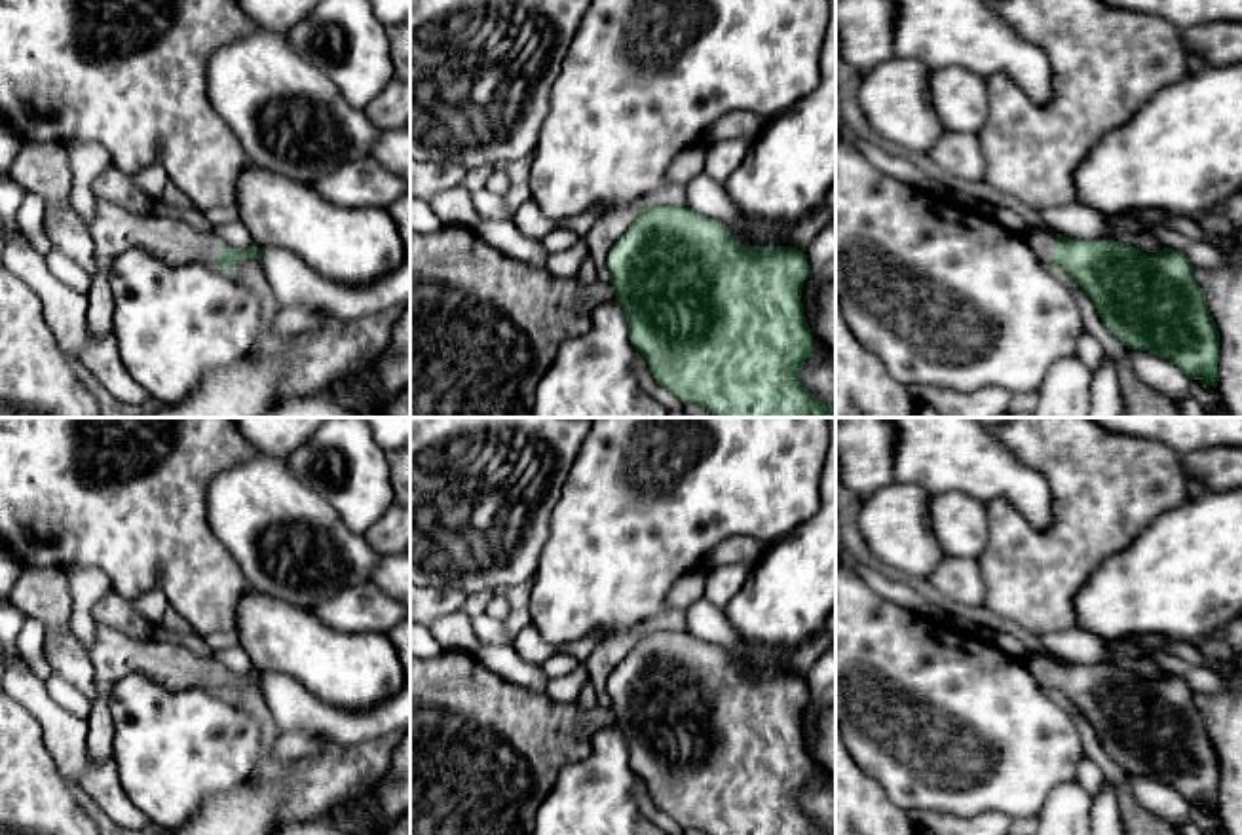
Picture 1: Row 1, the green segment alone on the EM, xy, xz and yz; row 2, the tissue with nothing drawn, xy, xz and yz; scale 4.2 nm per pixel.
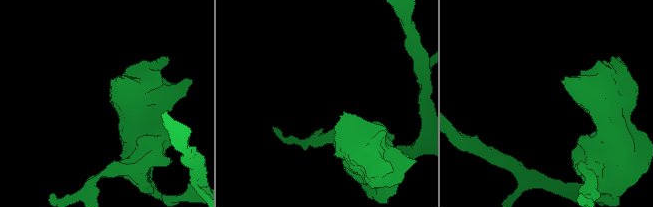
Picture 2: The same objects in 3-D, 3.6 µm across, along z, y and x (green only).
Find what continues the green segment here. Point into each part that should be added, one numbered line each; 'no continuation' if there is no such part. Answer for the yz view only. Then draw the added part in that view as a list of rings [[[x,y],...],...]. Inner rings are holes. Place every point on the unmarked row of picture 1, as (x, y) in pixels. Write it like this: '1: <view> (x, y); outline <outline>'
1: yz (1041, 667); outline [[[1037,653],[1027,660],[1027,668],[1035,681],[1048,693],[1052,693],[1052,676],[1056,668],[1056,657],[1054,655],[1044,655]]]

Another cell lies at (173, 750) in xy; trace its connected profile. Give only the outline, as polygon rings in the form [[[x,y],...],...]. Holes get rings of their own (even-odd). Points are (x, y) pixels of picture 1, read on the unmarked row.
[[[129,674],[114,685],[108,706],[120,786],[160,831],[180,827],[211,797],[258,776],[260,727],[222,693],[169,691]]]

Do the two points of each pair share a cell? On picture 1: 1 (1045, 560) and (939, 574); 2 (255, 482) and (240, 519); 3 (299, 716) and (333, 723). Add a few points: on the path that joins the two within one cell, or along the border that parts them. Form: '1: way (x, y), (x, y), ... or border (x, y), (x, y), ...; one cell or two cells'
1: border (977, 560), (982, 572), (984, 604); two cells
2: way (255, 492), (255, 503), (249, 509); one cell
3: way (306, 716), (325, 722); one cell

